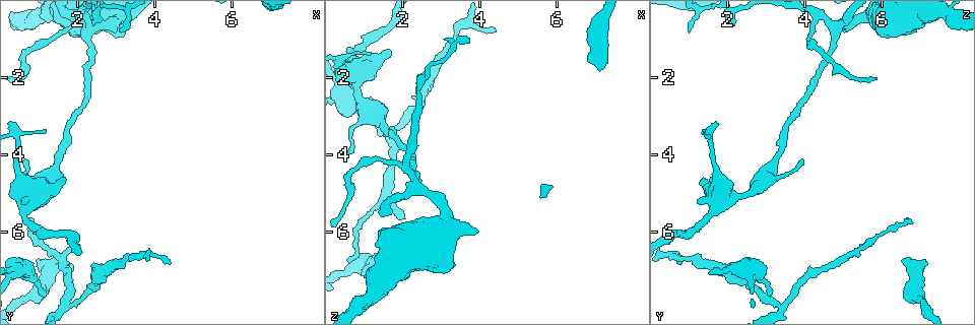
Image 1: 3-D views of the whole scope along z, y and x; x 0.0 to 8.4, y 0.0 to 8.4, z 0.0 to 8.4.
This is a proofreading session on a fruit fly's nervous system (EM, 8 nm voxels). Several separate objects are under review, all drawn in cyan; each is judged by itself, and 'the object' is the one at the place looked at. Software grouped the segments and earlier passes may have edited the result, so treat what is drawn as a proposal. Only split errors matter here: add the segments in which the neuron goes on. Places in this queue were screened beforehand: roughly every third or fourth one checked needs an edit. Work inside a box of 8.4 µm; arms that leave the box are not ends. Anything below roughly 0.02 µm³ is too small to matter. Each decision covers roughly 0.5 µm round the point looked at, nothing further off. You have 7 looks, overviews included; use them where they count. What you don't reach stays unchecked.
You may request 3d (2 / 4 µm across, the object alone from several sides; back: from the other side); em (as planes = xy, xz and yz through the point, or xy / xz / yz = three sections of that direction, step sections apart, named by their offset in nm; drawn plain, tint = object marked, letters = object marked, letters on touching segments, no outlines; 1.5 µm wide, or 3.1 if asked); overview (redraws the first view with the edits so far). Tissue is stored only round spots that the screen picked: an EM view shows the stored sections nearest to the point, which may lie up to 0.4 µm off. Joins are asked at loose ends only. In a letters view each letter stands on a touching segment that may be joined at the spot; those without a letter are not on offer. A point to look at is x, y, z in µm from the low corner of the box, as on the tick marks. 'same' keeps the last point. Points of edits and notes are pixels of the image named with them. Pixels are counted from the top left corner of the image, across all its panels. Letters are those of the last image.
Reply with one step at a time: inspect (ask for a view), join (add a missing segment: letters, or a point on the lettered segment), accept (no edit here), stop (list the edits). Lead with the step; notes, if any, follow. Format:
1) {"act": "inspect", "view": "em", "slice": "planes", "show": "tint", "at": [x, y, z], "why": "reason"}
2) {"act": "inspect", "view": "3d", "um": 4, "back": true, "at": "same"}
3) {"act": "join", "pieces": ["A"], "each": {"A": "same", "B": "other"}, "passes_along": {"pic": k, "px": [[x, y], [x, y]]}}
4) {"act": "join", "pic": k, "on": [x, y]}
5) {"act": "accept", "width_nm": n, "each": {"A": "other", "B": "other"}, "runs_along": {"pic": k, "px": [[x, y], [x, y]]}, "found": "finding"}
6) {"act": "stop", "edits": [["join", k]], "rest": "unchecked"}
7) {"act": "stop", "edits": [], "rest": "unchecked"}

{"act": "inspect", "view": "em", "slice": "planes", "show": "letters", "at": [0.70, 4.15, 3.95], "why": "free end"}

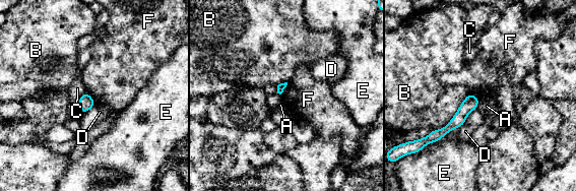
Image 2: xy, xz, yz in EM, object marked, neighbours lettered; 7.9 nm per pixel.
{"act": "accept", "each": {"A": "other", "B": "other", "C": "other", "D": "other", "E": "other", "F": "other"}, "runs_along": {"pic": 2, "px": [[475, 101], [449, 127], [430, 137]]}, "found": "none of them fits"}

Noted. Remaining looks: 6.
{"act": "inspect", "view": "3d", "um": 4, "at": [1.15, 3.35, 1.40], "why": "free end"}

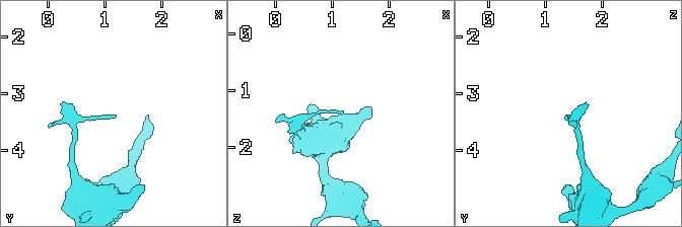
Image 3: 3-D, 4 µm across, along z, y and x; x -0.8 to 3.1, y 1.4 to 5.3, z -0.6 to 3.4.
{"act": "inspect", "view": "em", "slice": "yz", "step": 8, "show": "tint", "at": [1.20, 3.35, 1.40]}

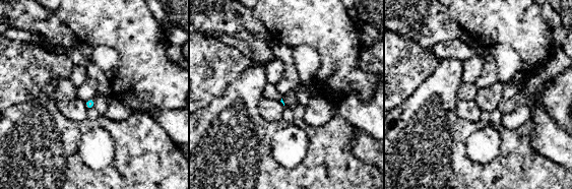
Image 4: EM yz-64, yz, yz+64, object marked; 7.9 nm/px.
{"act": "inspect", "view": "em", "slice": "planes", "show": "letters", "at": "same"}

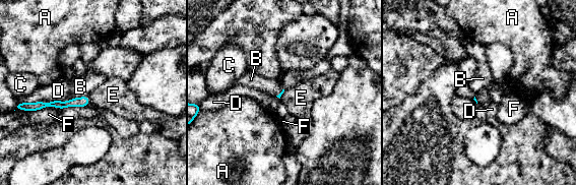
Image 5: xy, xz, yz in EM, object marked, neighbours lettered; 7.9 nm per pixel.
{"act": "accept", "each": {"A": "other", "B": "other", "C": "other", "D": "other", "E": "other", "F": "other"}, "border": {"pic": 5, "px": [[87, 96], [89, 104]]}, "found": "no lettered segment goes on from it"}

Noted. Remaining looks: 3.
{"act": "inspect", "view": "3d", "um": 2, "back": true, "at": [2.05, 6.30, 5.60], "why": "thin end"}

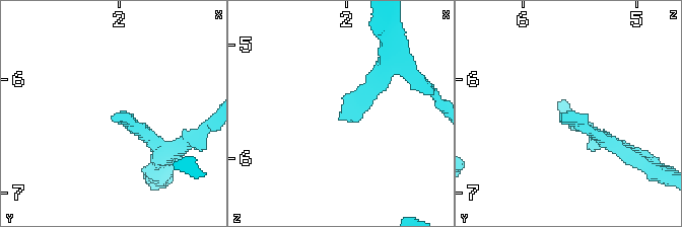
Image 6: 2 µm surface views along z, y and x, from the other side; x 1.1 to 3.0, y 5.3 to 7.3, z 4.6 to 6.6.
{"act": "inspect", "view": "em", "slice": "xy", "step": 4, "show": "tint", "at": [2.06, 6.30, 5.64], "why": "need the tissue"}

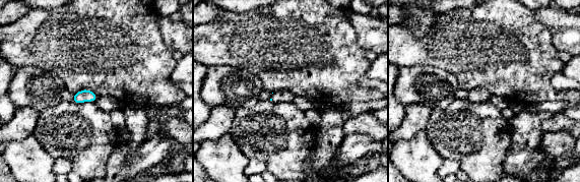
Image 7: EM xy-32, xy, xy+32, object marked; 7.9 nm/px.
{"act": "inspect", "view": "em", "slice": "planes", "show": "letters", "at": "same"}

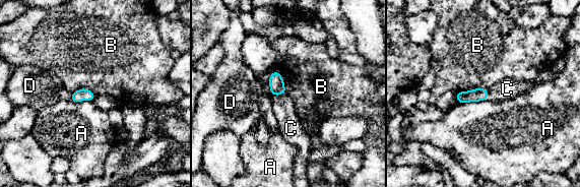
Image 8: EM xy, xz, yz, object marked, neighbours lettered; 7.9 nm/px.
{"act": "join", "pieces": ["C"], "longest_contact_nm": ["A", 240], "each": {"A": "other", "B": "other", "C": "same", "D": "other"}, "found": "the neuron continues"}

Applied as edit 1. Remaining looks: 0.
{"act": "stop", "edits": [["join", 8]], "rest": "unchecked"}

